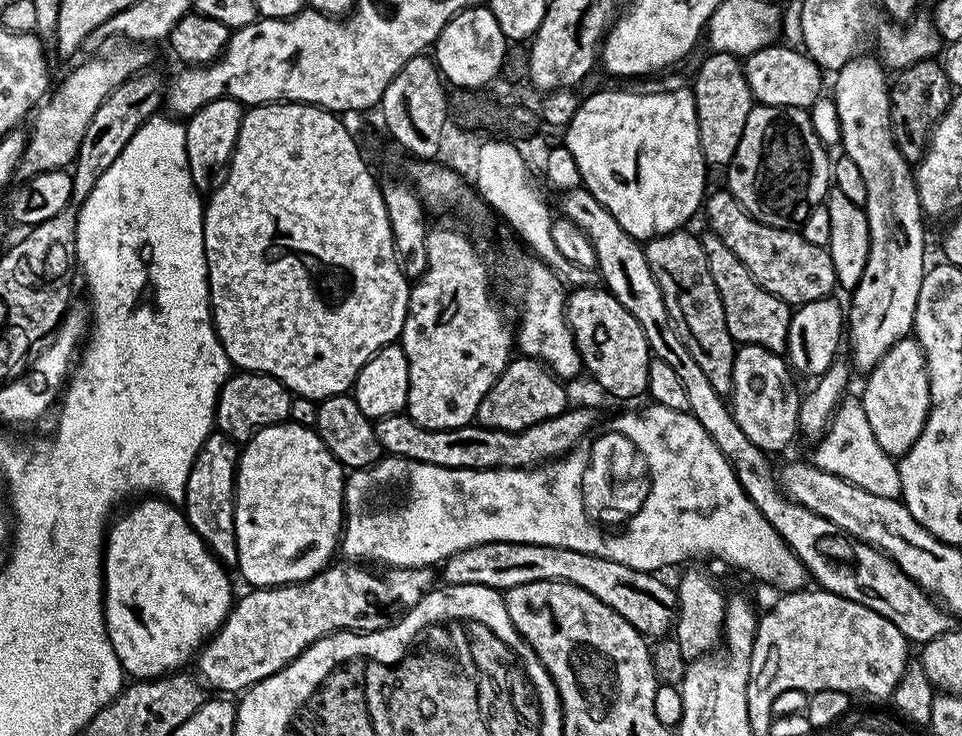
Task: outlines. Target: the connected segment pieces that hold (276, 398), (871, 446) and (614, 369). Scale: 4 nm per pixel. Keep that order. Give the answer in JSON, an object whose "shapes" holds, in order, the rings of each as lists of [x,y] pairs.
{"shapes":[[[[240,370],[229,375],[228,380],[220,388],[216,399],[214,424],[232,440],[246,442],[266,426],[285,423],[291,417],[288,415],[292,412],[292,400],[294,401],[293,392],[278,378],[267,376],[265,372]]],[[[845,397],[836,409],[824,435],[817,441],[818,446],[810,456],[811,463],[823,472],[862,486],[870,493],[881,495],[882,498],[901,497],[901,474],[897,461],[887,456],[874,438],[874,432],[867,421],[863,401],[859,398]]],[[[603,286],[575,289],[567,297],[566,315],[568,329],[580,351],[583,371],[596,379],[597,386],[620,400],[643,397],[648,391],[648,371],[654,357],[648,350],[642,326],[638,326],[638,318],[634,318],[634,314],[630,314],[630,310]]]]}

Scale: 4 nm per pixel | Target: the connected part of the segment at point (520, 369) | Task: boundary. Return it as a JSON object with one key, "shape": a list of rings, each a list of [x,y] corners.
{"shape":[[[523,354],[509,359],[502,374],[486,390],[486,398],[478,402],[475,423],[481,428],[497,428],[507,432],[521,432],[546,418],[554,418],[570,407],[565,381],[552,375],[539,360]]]}

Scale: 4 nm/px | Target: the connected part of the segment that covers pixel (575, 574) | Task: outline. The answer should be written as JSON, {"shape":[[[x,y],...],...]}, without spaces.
{"shape":[[[486,542],[478,546],[470,546],[461,552],[455,552],[447,560],[443,561],[444,576],[442,572],[442,580],[445,585],[457,584],[458,586],[486,586],[487,588],[495,588],[497,590],[507,590],[514,586],[526,586],[526,582],[566,582],[578,586],[582,590],[586,590],[586,594],[594,594],[594,598],[598,598],[598,602],[606,602],[606,606],[610,606],[610,610],[614,610],[618,614],[622,614],[622,618],[626,618],[626,622],[630,622],[630,626],[634,626],[648,638],[660,638],[665,634],[673,631],[676,617],[678,615],[678,601],[676,599],[675,587],[670,583],[663,584],[659,580],[660,576],[651,572],[643,572],[642,570],[631,569],[619,562],[614,562],[610,558],[598,558],[594,554],[582,554],[582,550],[566,550],[566,546],[542,546],[541,544],[527,544],[526,542]]]}

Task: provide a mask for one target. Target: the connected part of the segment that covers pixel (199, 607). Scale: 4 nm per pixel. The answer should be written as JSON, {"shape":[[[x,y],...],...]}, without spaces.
{"shape":[[[144,498],[136,503],[131,505],[133,508],[129,512],[122,513],[123,511],[121,511],[111,521],[106,533],[104,545],[104,621],[108,627],[108,637],[114,646],[114,654],[118,654],[118,662],[124,667],[125,673],[136,680],[154,680],[157,676],[166,676],[183,669],[184,663],[191,656],[193,659],[199,653],[208,637],[213,636],[220,629],[225,618],[228,617],[228,612],[234,603],[234,595],[232,596],[232,580],[228,577],[229,569],[221,564],[216,555],[204,545],[203,538],[193,530],[188,517],[175,503],[163,498]]]}

